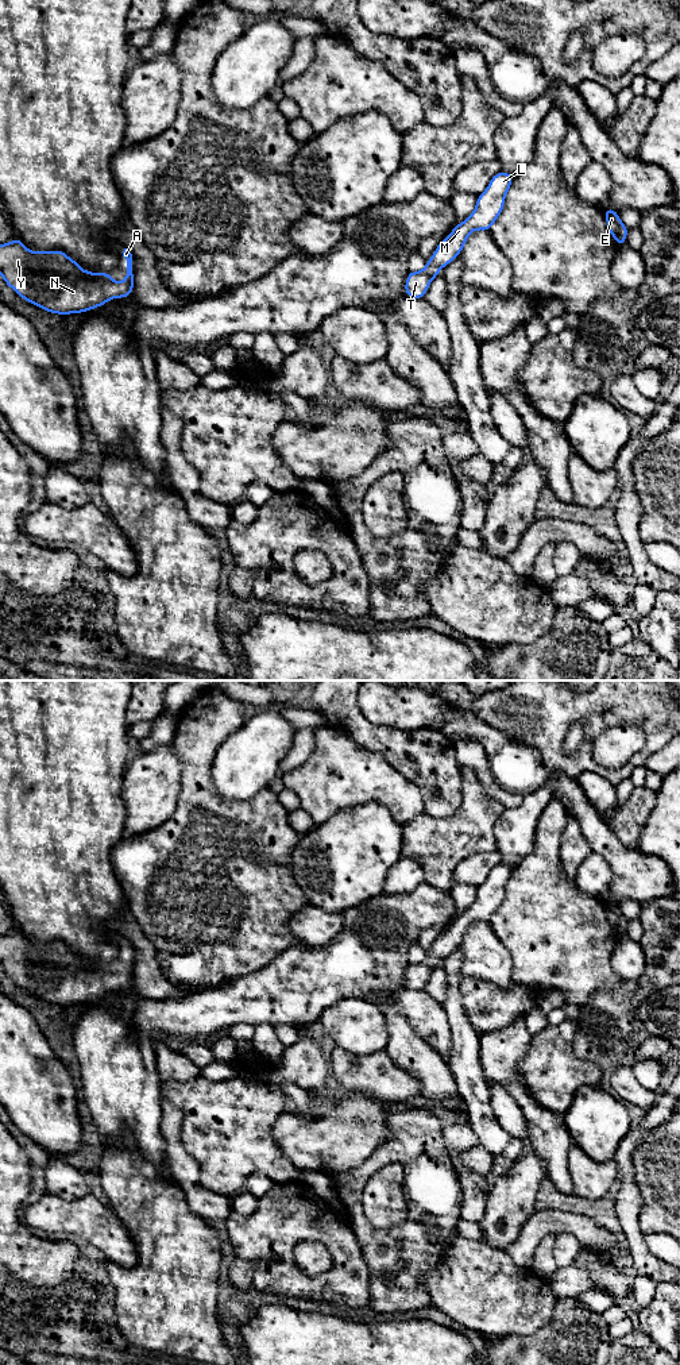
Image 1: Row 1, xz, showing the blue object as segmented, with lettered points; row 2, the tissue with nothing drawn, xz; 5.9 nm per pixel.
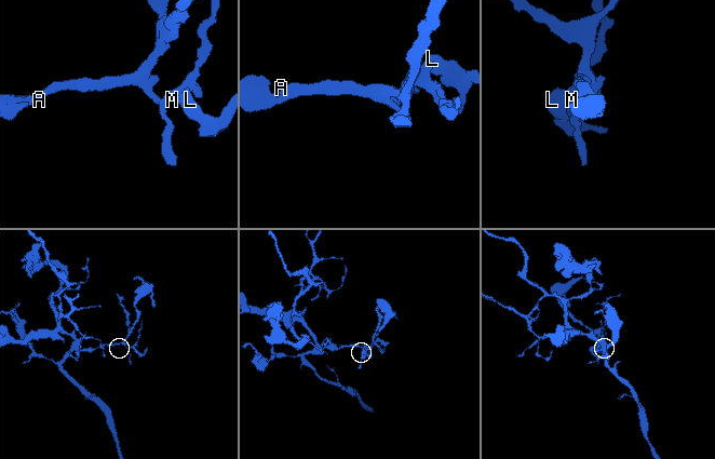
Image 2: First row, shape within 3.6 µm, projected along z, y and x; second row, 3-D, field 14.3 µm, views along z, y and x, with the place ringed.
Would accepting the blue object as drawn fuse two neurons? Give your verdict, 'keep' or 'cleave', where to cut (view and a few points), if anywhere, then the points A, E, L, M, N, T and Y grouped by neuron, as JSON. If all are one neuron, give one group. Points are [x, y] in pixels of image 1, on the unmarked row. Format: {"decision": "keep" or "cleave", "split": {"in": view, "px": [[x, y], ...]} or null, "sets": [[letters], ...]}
{"decision": "keep", "split": null, "sets": [["A", "E", "L", "M", "N", "T", "Y"]]}

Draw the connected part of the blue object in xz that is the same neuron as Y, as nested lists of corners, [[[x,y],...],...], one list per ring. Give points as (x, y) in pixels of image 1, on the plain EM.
[[[15,930],[0,936],[0,965],[20,990],[50,1005],[66,1007],[98,999],[113,988],[124,990],[132,986],[134,948],[127,940],[124,940],[123,948],[127,951],[124,959],[128,964],[123,972],[116,975],[109,964],[92,964],[81,960],[62,941],[30,942],[20,930]]]

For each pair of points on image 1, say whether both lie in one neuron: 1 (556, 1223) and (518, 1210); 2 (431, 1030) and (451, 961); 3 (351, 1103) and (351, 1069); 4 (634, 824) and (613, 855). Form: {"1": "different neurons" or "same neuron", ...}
{"1": "different neurons", "2": "different neurons", "3": "different neurons", "4": "different neurons"}

